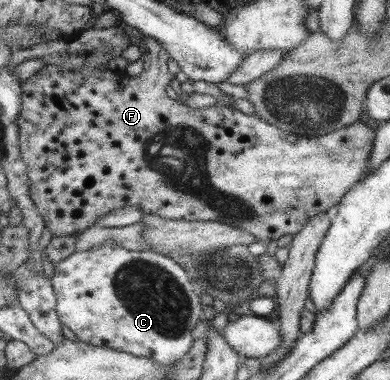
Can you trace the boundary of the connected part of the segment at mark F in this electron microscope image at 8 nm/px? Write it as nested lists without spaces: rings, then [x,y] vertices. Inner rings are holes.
[[[143,35],[142,38],[139,38],[140,42],[137,45],[140,58],[143,61],[142,71],[138,76],[130,77],[126,76],[124,72],[119,74],[119,86],[117,86],[117,74],[115,72],[111,72],[111,70],[107,70],[107,68],[103,68],[103,65],[99,65],[97,67],[89,67],[87,65],[81,65],[81,67],[75,67],[75,69],[61,69],[59,65],[43,65],[36,73],[32,76],[29,76],[23,83],[20,84],[20,116],[17,117],[17,126],[19,127],[19,136],[20,136],[20,158],[23,160],[23,163],[28,168],[28,179],[29,179],[29,196],[35,206],[35,208],[40,213],[40,217],[43,219],[44,224],[49,230],[50,234],[53,237],[59,236],[68,236],[73,235],[83,229],[90,227],[95,224],[97,218],[102,217],[103,215],[111,212],[115,209],[123,208],[123,206],[133,206],[133,208],[139,208],[143,215],[157,215],[161,218],[169,219],[169,220],[185,220],[187,222],[193,221],[207,221],[213,220],[213,222],[225,222],[229,224],[229,226],[233,226],[233,228],[239,228],[239,230],[243,230],[243,232],[247,232],[247,234],[251,234],[253,238],[255,238],[255,242],[262,242],[263,244],[268,245],[269,242],[273,242],[273,240],[278,240],[281,236],[285,236],[285,234],[297,234],[305,224],[307,224],[308,219],[315,216],[315,214],[319,214],[319,212],[328,212],[333,205],[339,204],[341,198],[344,197],[344,194],[348,192],[349,189],[352,188],[354,184],[356,184],[361,177],[361,173],[367,169],[367,163],[369,163],[368,158],[370,157],[370,152],[373,149],[373,141],[374,141],[374,131],[369,129],[363,120],[358,120],[353,124],[349,124],[349,126],[345,126],[337,131],[330,132],[329,134],[324,134],[322,136],[299,136],[294,134],[289,134],[281,130],[279,127],[273,126],[272,123],[265,122],[264,119],[260,119],[256,115],[247,115],[237,109],[229,109],[229,107],[225,107],[225,105],[213,105],[212,107],[203,107],[197,110],[187,106],[178,104],[176,101],[167,98],[165,96],[165,86],[167,86],[167,82],[171,79],[171,74],[167,70],[167,58],[169,58],[168,52],[163,50],[163,46],[159,42],[155,42],[153,38],[149,38],[149,36]]]

